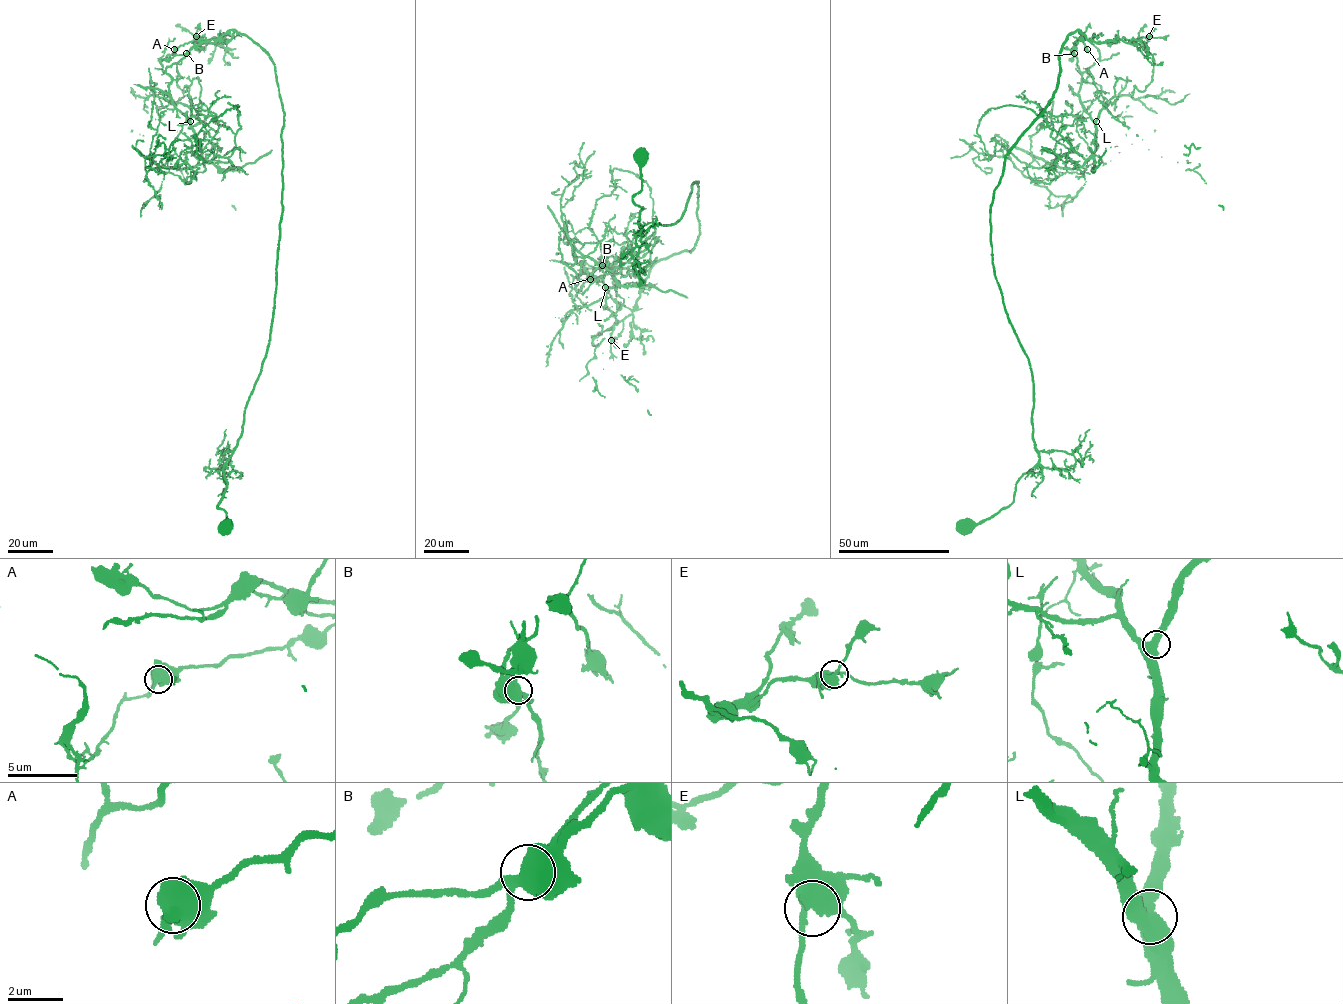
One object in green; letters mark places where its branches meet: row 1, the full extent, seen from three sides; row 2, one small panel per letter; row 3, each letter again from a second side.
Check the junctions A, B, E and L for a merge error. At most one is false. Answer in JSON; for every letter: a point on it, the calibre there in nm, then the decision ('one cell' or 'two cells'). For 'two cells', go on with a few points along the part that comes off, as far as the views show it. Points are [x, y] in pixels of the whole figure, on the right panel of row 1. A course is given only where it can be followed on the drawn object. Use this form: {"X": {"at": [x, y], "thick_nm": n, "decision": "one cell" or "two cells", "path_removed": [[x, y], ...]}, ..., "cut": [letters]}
{"A": {"at": [1087, 49], "thick_nm": 500, "decision": "one cell"}, "B": {"at": [1074, 53], "thick_nm": 550, "decision": "two cells", "path_removed": [[1074, 53], [1096, 147], [1065, 168], [1084, 175], [1076, 196], [1055, 196], [1006, 158], [979, 153], [984, 168]]}, "E": {"at": [1149, 36], "thick_nm": 480, "decision": "one cell"}, "L": {"at": [1096, 121], "thick_nm": 480, "decision": "one cell"}, "cut": ["B"]}

